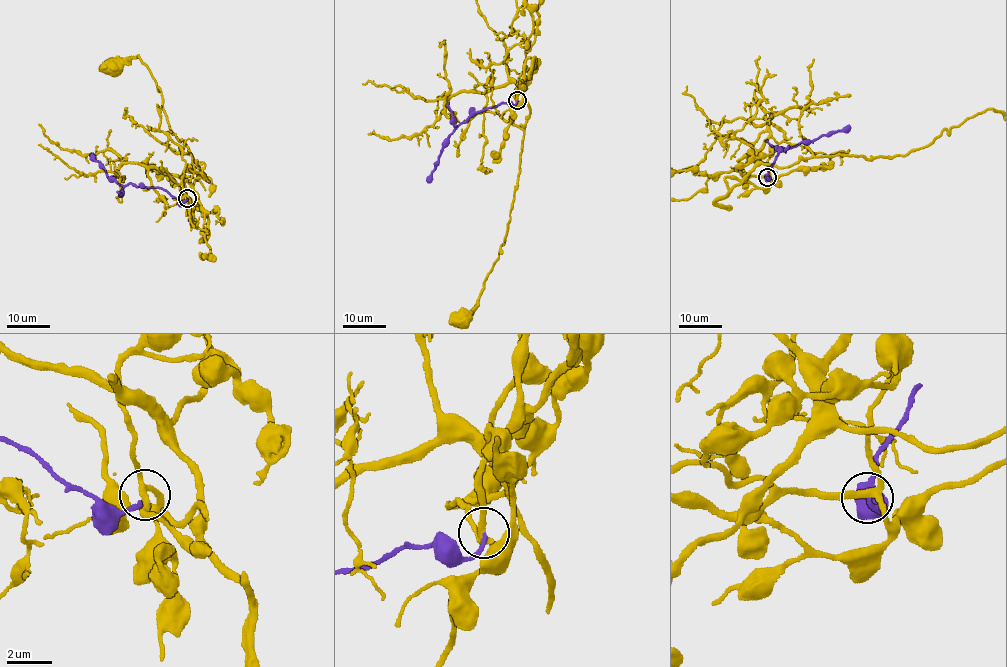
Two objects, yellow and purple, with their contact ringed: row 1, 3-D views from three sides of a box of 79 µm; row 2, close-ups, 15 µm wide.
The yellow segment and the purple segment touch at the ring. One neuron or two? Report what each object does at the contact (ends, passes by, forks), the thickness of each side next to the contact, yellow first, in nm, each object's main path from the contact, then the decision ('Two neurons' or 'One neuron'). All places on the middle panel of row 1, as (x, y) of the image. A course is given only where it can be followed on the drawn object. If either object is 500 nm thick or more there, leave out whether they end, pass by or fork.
At the ring yellow forks. At the ring purple ends. Thickness 260 nm (yellow) against 150 nm. Course of yellow: (517, 100), (517, 86), (524, 78), (520, 89), (529, 118), (510, 222), (498, 259), (462, 321). Course of purple: (517, 100), (511, 105), (503, 103), (474, 111), (460, 123), (443, 147), (432, 179), (427, 182). Two neurons

